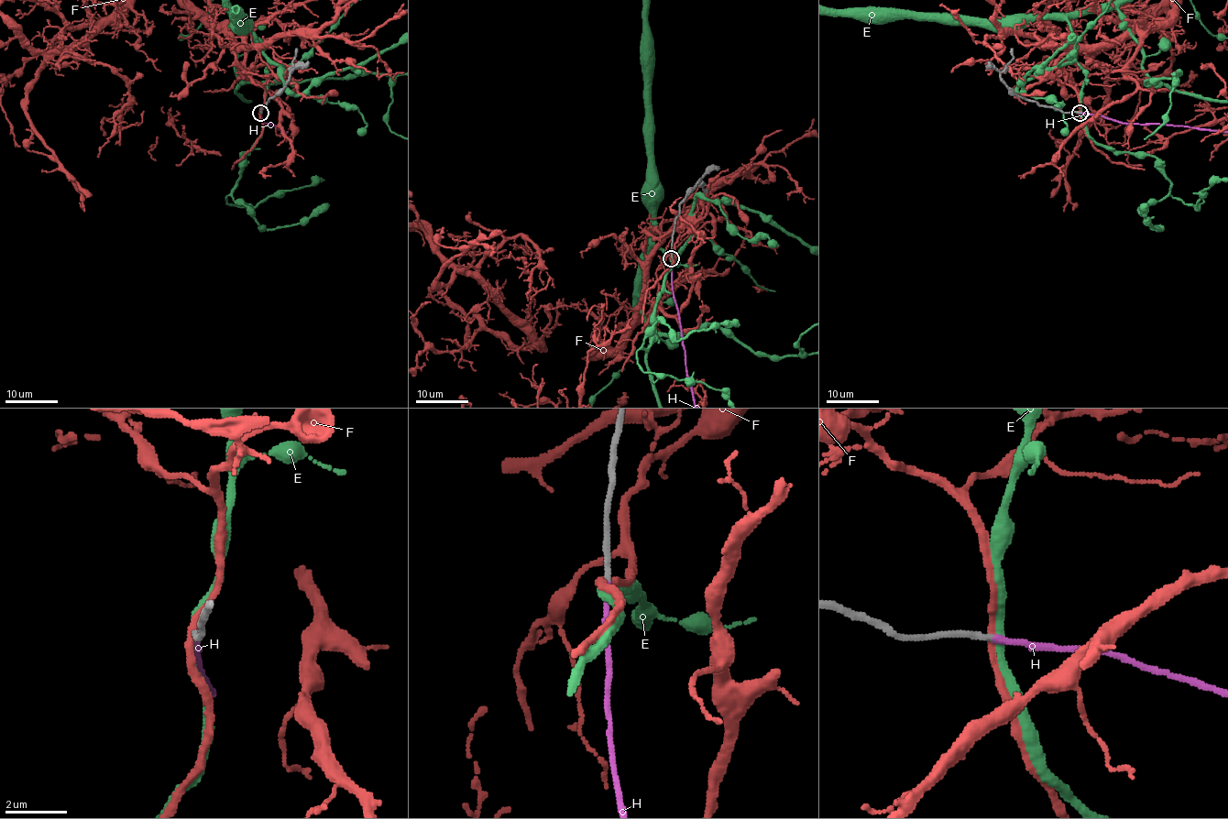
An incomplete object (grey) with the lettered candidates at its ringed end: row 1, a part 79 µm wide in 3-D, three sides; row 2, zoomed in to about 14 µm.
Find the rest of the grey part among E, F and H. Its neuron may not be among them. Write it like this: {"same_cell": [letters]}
{"same_cell": ["H"]}

